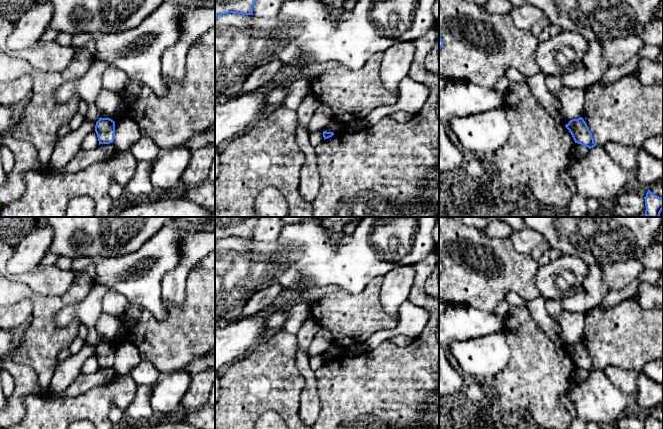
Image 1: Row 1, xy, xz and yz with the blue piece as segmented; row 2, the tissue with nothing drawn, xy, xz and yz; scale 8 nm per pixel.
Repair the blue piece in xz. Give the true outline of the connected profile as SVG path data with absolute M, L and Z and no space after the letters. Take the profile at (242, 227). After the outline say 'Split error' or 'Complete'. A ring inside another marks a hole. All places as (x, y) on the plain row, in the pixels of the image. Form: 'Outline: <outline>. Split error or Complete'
Outline: M215 217L215 243L228 237L254 239L253 231L260 217Z. Complete

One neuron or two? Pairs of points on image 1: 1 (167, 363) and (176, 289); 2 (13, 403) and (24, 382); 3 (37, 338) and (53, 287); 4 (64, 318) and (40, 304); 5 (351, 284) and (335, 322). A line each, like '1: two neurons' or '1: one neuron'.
1: two neurons
2: one neuron
3: two neurons
4: two neurons
5: two neurons

